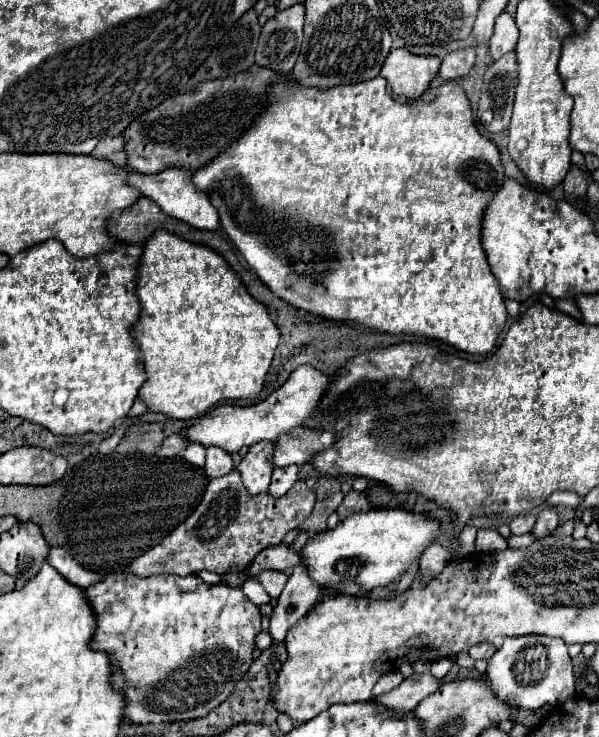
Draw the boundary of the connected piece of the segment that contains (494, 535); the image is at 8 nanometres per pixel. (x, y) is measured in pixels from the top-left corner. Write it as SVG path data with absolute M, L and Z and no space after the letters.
M479 528L477 530L477 540L475 540L475 550L479 554L489 554L489 552L501 552L507 548L507 540L499 536L497 530L493 528Z

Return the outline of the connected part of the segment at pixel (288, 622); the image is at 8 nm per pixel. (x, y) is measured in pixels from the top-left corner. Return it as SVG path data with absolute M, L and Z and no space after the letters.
M301 564L295 566L281 596L277 598L277 606L273 608L271 628L269 628L273 640L281 642L287 630L319 604L321 596L323 588L309 578L309 570L305 570L305 566Z

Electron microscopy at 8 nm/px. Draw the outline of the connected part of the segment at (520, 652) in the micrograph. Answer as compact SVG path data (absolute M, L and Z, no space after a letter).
M521 636L507 638L503 646L489 658L485 672L497 698L517 708L537 710L543 704L563 704L575 696L575 674L567 644L561 638L549 636Z

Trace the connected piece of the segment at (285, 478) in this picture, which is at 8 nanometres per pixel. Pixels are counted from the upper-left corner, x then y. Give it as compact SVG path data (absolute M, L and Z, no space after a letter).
M291 465L285 468L273 468L273 476L271 476L271 486L269 486L269 494L279 498L283 494L289 492L289 488L298 480L299 467Z

